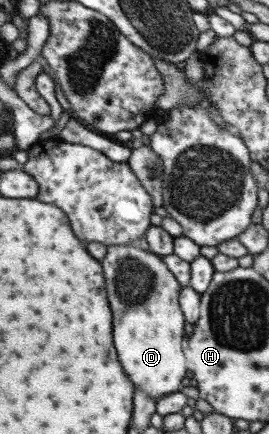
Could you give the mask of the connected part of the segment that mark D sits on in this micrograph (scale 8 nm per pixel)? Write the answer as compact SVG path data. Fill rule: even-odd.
M138 245L108 246L108 253L102 261L108 301L114 315L114 345L118 351L118 359L130 377L130 381L144 389L157 401L172 392L180 392L182 379L190 368L187 365L183 346L186 342L184 333L184 314L179 304L181 285L175 275L168 269L161 256L146 251Z

